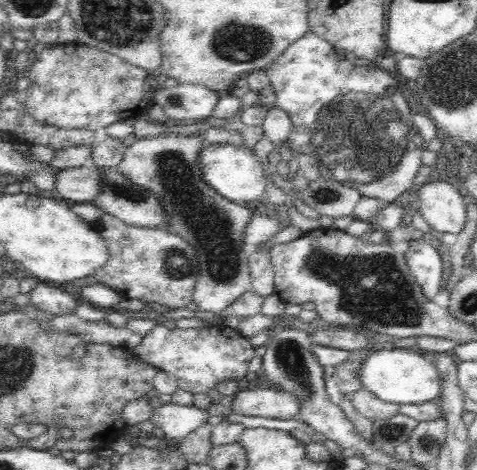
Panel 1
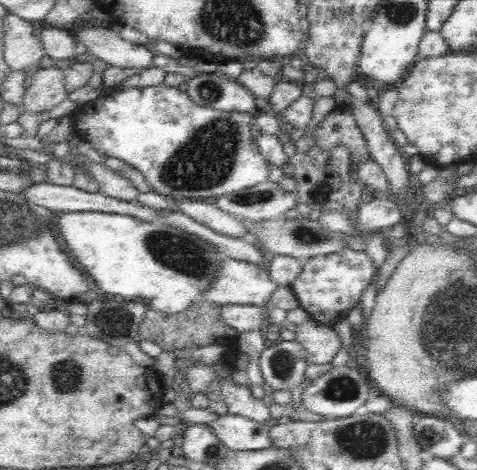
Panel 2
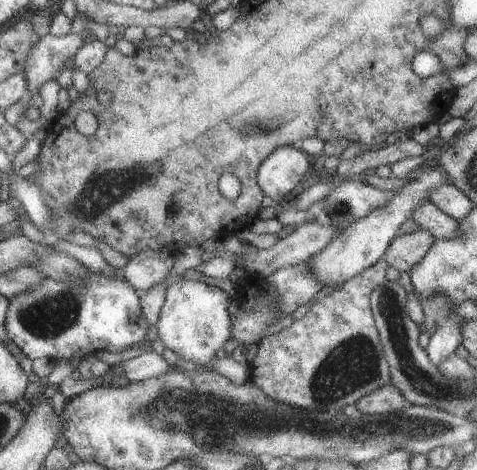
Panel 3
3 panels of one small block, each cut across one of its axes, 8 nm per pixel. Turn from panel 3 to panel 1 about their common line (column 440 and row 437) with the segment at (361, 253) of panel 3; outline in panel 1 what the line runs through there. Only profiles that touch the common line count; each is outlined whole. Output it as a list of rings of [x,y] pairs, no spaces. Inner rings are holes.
[[[164,404],[150,412],[150,422],[154,428],[160,428],[172,444],[182,444],[188,434],[208,424],[208,412],[196,406]]]

